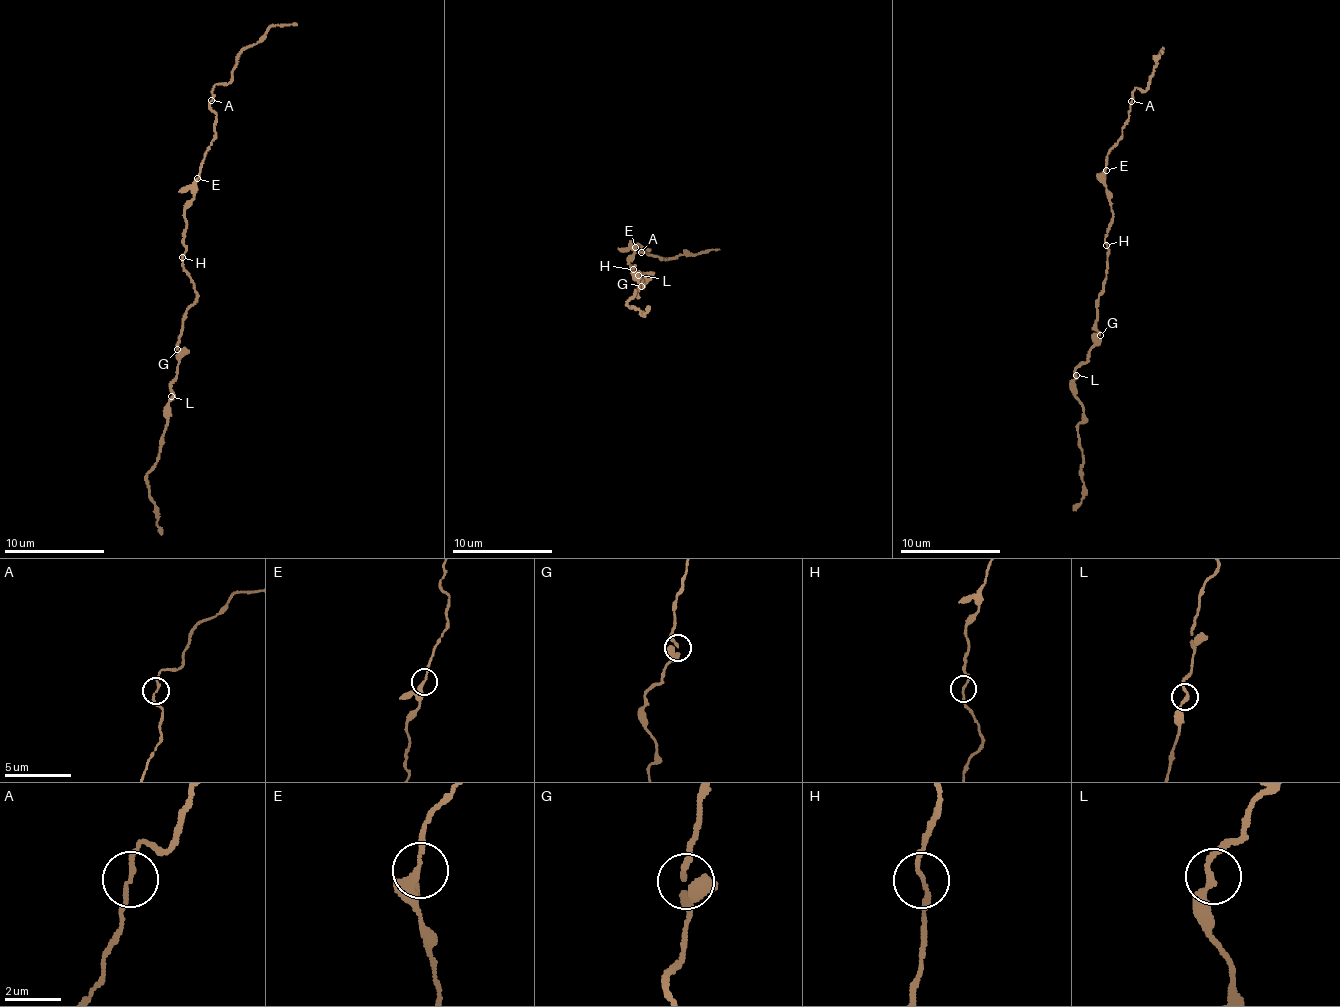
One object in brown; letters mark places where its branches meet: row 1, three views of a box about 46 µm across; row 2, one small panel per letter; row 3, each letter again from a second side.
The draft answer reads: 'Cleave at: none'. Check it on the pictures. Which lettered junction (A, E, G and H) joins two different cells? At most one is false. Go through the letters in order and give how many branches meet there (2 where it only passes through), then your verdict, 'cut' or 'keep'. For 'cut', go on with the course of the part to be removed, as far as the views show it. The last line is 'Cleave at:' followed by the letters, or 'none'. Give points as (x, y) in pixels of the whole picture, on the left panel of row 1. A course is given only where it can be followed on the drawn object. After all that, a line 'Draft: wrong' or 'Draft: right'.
A: 2 branches meet; keep
E: 2 branches meet; keep
G: 2 branches meet; keep
H: 2 branches meet; keep
Cleave at: none
Draft: right

